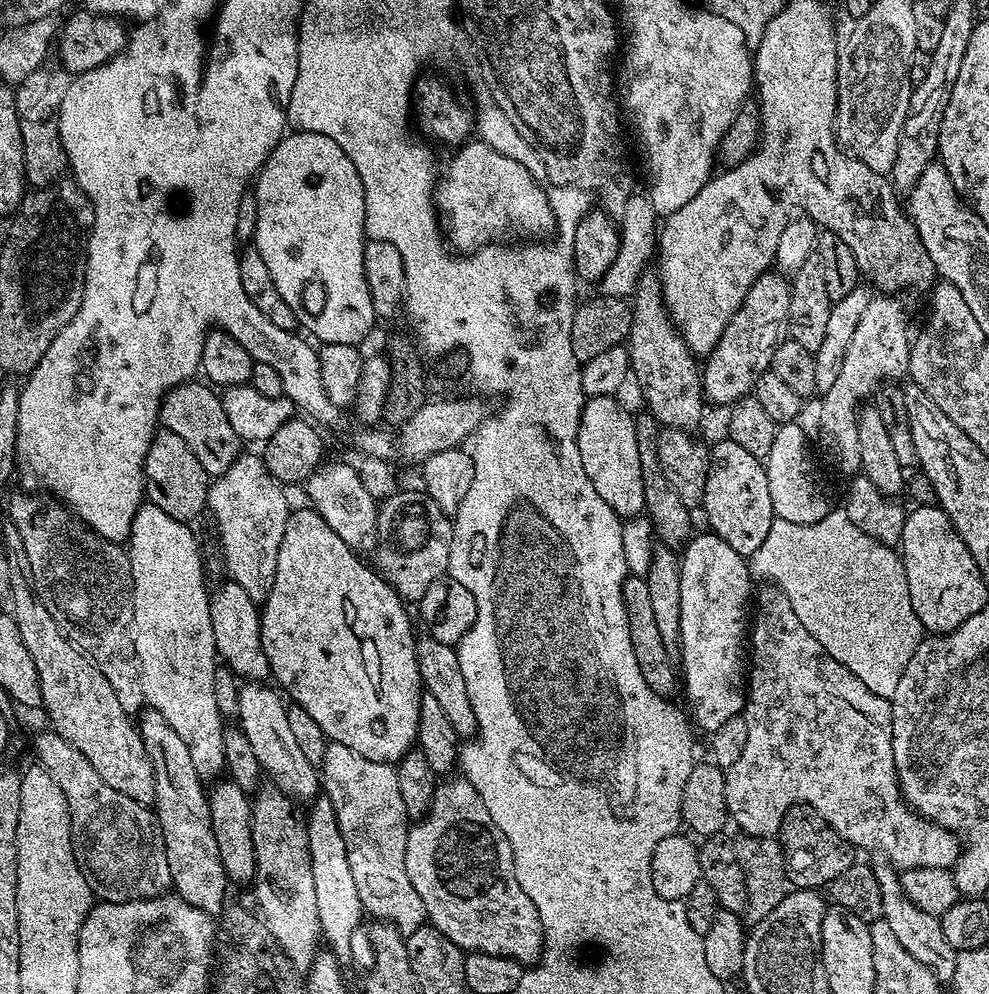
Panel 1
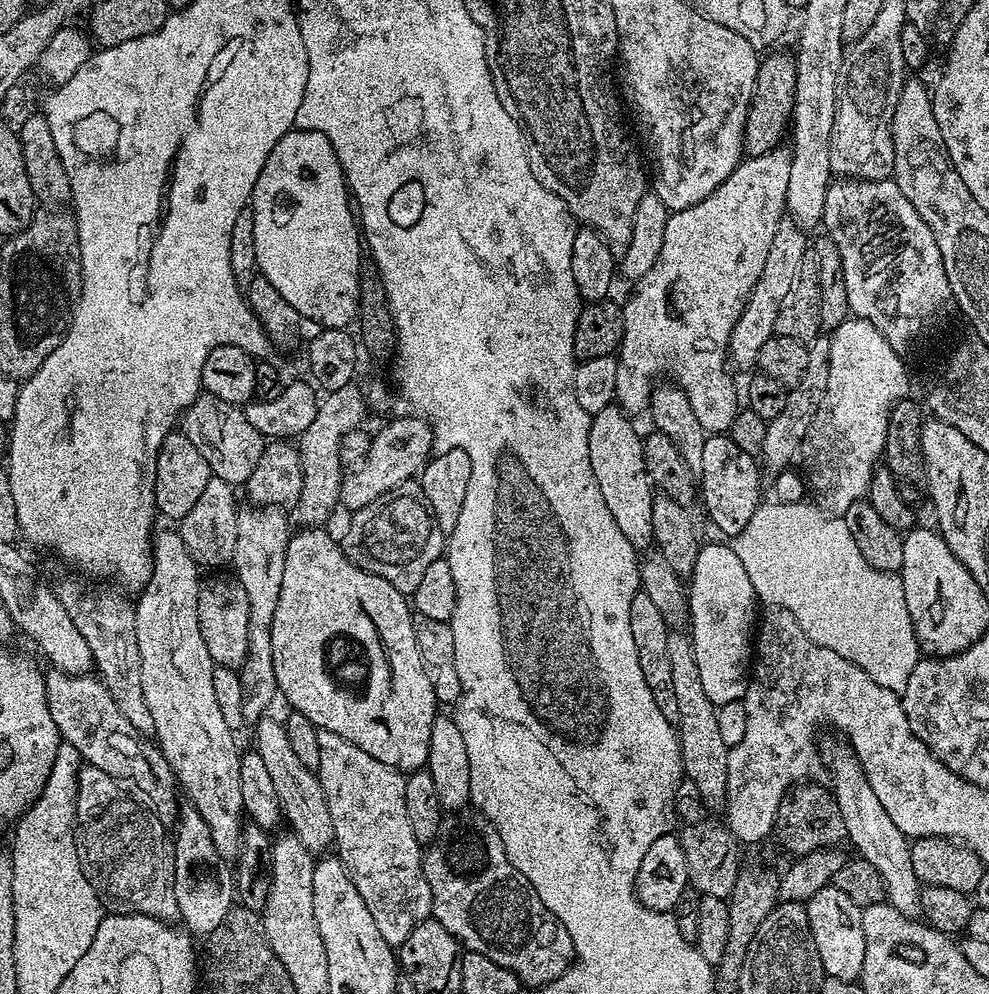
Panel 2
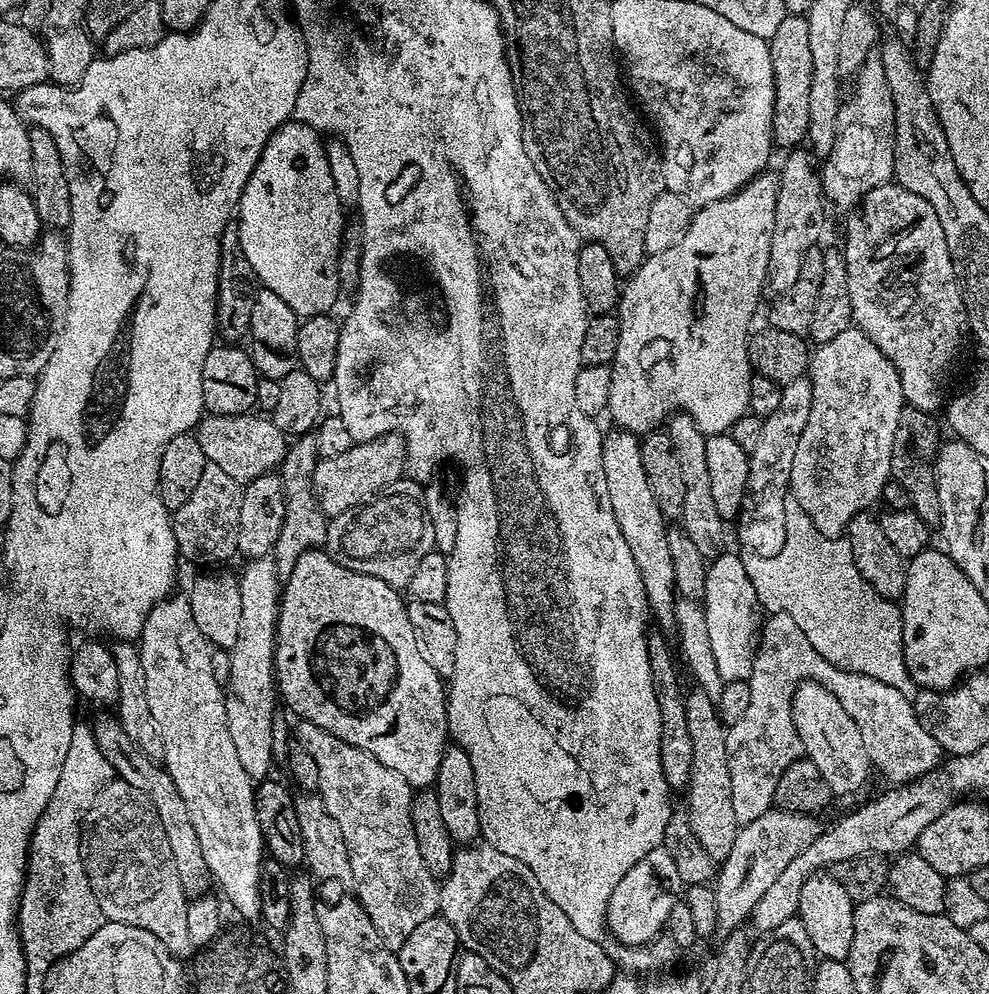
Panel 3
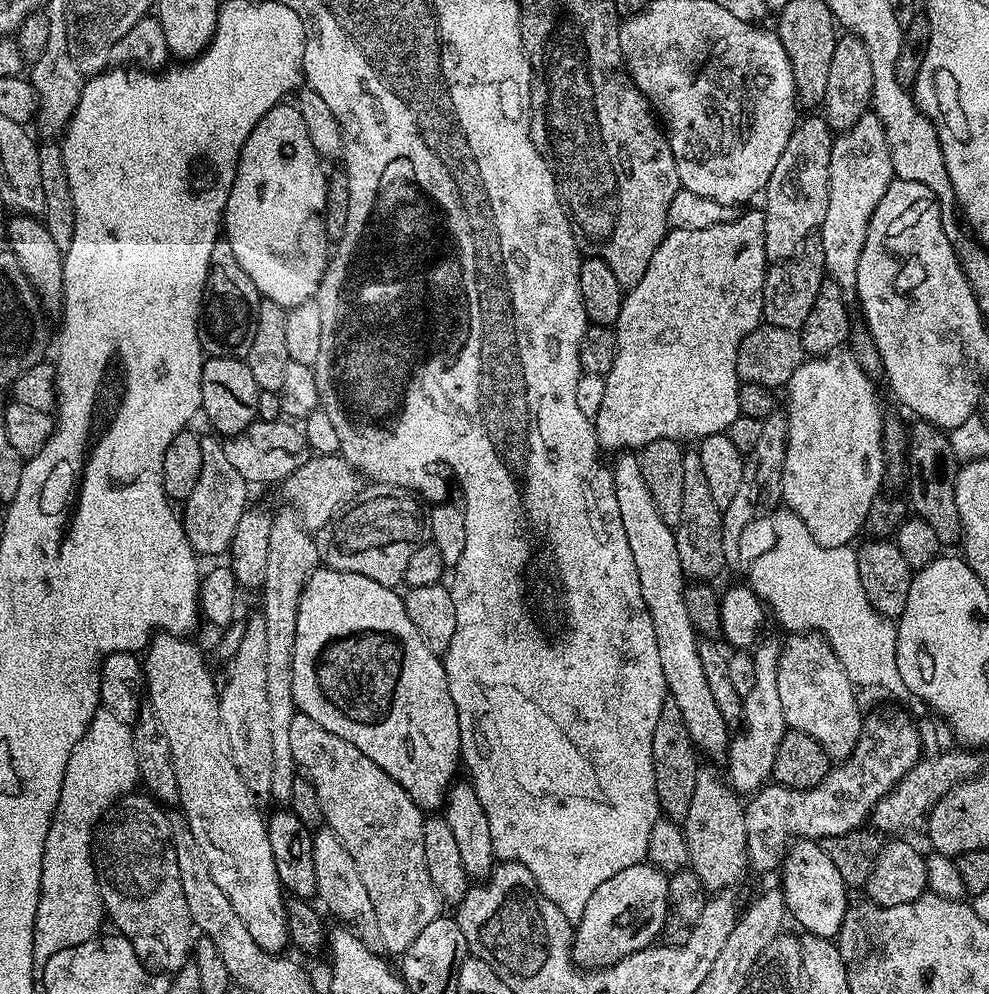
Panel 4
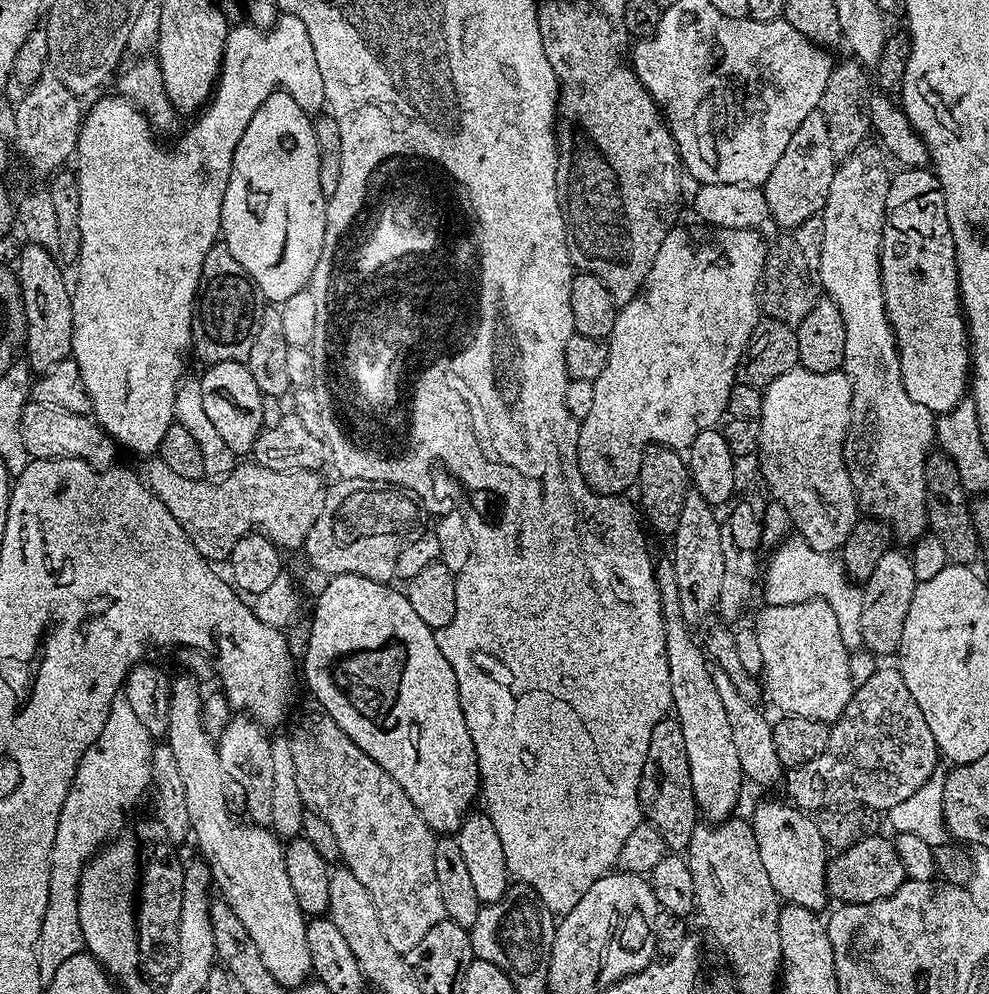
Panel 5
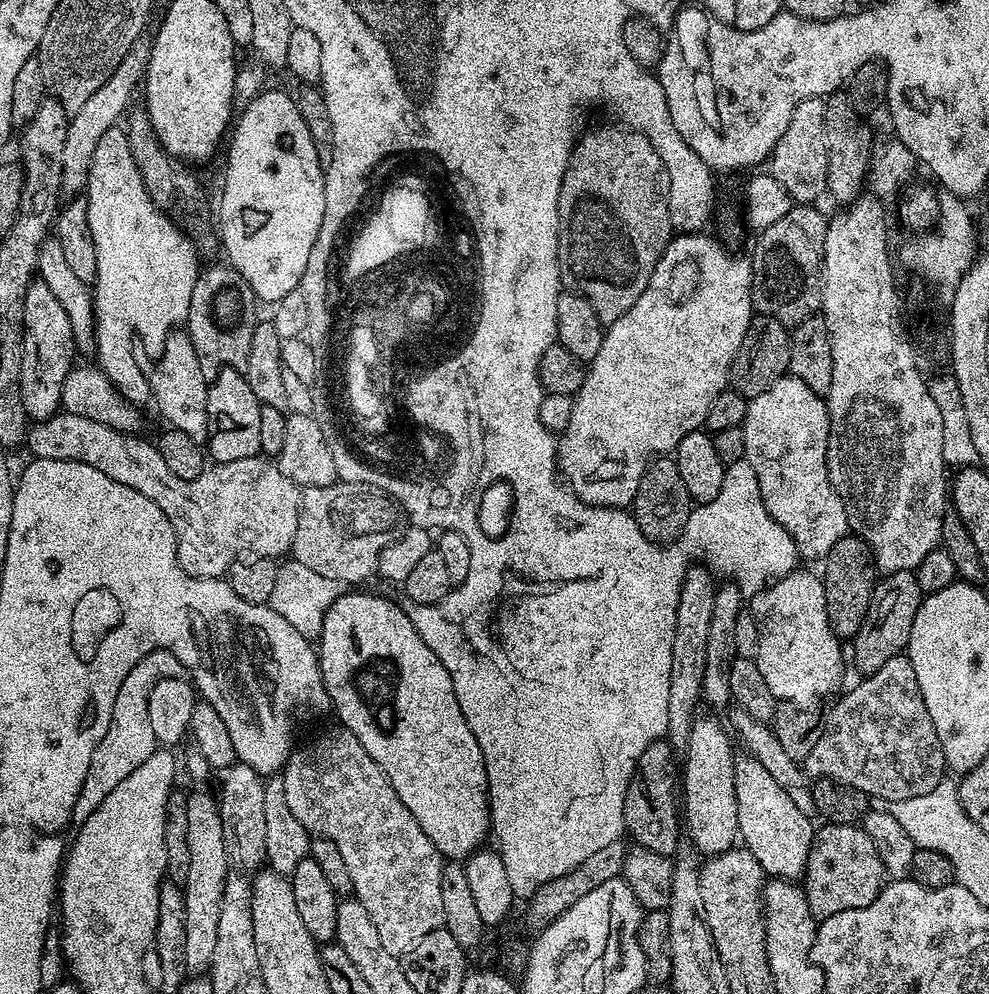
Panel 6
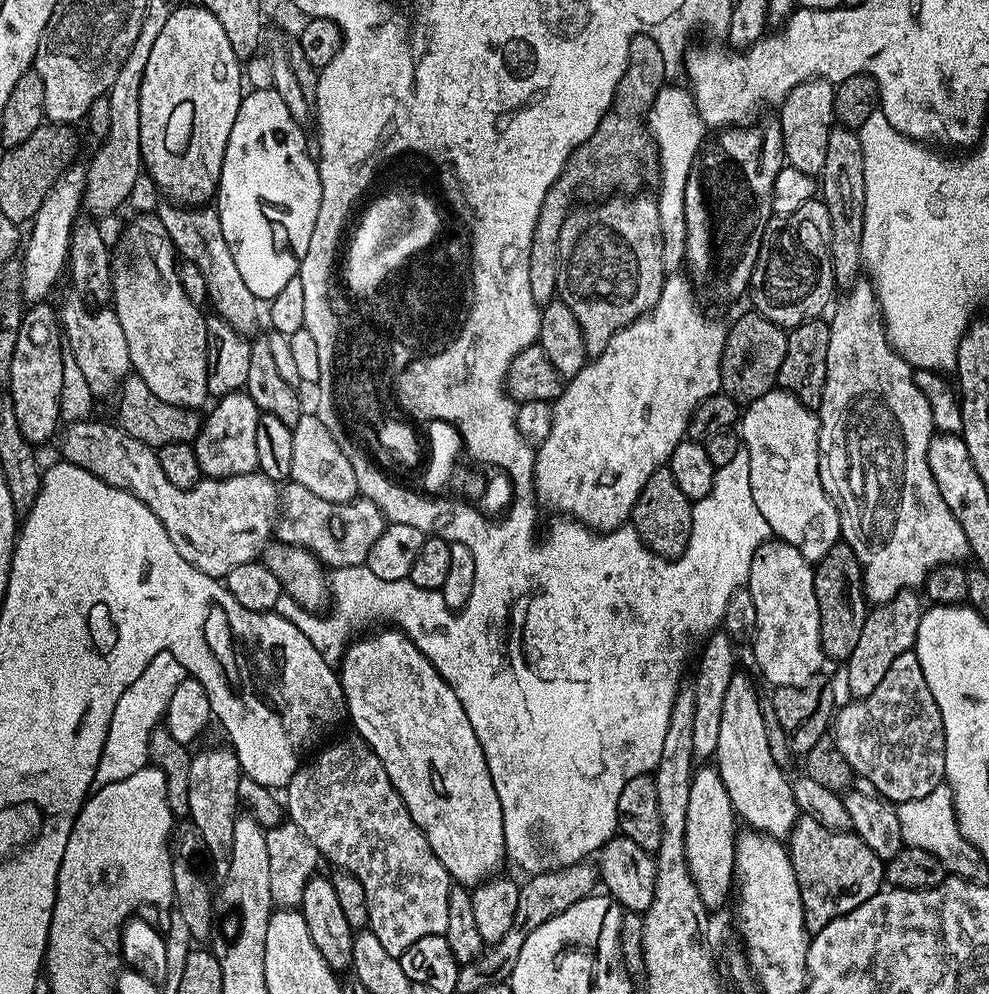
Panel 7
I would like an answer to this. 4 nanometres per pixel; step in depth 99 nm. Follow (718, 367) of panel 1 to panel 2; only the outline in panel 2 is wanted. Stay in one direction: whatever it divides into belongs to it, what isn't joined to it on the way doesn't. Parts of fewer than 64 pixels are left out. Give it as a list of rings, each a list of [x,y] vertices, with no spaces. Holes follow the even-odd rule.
[[[790,218],[780,221],[774,234],[774,242],[770,242],[770,251],[766,254],[766,266],[762,266],[762,274],[758,282],[754,282],[754,290],[734,326],[728,343],[728,354],[733,365],[748,368],[760,359],[762,346],[772,336],[776,335],[778,310],[782,310],[782,302],[786,302],[786,294],[796,284],[796,279],[802,266],[802,258],[810,251],[810,240],[807,240],[805,229]]]

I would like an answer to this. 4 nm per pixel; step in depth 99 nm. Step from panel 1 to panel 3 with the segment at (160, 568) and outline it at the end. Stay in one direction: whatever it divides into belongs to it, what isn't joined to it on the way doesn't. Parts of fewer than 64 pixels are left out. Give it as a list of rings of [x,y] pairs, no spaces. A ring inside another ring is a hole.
[[[173,594],[150,610],[138,647],[150,714],[154,714],[162,734],[162,767],[174,778],[174,786],[178,786],[178,794],[186,802],[190,822],[194,822],[198,842],[202,842],[206,866],[210,866],[213,881],[224,891],[223,899],[236,907],[242,919],[259,921],[260,868],[266,849],[254,810],[256,789],[234,751],[222,680],[216,677],[212,665],[214,648],[198,630],[187,595]]]

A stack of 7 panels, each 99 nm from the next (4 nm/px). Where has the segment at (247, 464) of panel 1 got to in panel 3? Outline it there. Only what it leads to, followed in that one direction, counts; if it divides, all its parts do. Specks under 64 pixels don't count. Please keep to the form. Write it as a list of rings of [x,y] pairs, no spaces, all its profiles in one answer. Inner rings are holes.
[[[265,558],[263,560],[248,560],[245,563],[244,573],[239,573],[239,580],[242,594],[242,614],[239,615],[239,629],[238,638],[235,639],[234,644],[228,656],[228,680],[226,676],[226,687],[224,688],[224,705],[226,706],[226,718],[230,726],[230,739],[234,741],[234,751],[238,753],[238,762],[242,762],[242,770],[246,770],[246,774],[250,774],[250,778],[254,782],[259,782],[269,775],[268,772],[274,763],[272,754],[272,722],[277,719],[278,712],[276,712],[276,704],[278,705],[278,685],[276,682],[276,623],[280,617],[280,593],[282,591],[282,577],[276,572],[276,561],[272,558]]]

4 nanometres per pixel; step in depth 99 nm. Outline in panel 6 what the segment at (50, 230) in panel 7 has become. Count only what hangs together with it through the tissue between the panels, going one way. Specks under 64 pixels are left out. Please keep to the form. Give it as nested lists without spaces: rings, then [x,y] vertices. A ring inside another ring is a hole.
[[[147,35],[139,36],[134,42],[134,46],[130,46],[126,58],[122,58],[122,62],[118,62],[118,70],[114,70],[114,74],[110,74],[110,78],[106,82],[102,82],[102,86],[98,86],[98,90],[94,90],[94,94],[90,94],[89,100],[82,105],[82,110],[71,113],[66,130],[66,143],[62,146],[61,193],[80,194],[87,189],[94,150],[98,150],[98,142],[102,142],[102,134],[117,127],[129,109],[130,103],[128,104],[128,102],[132,96],[132,87],[135,84],[137,87],[143,81],[144,71],[148,69],[150,62],[151,49],[151,39]]]

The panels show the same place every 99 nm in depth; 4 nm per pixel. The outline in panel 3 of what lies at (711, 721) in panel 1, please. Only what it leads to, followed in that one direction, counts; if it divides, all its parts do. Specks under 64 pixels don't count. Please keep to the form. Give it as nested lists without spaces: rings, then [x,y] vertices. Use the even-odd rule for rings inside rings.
[[[728,550],[709,563],[706,574],[706,590],[702,601],[706,614],[706,631],[718,674],[725,682],[748,681],[756,657],[756,641],[760,639],[760,599],[758,594],[754,594],[754,582],[750,582],[750,574],[746,574],[744,562],[743,555],[735,556]]]

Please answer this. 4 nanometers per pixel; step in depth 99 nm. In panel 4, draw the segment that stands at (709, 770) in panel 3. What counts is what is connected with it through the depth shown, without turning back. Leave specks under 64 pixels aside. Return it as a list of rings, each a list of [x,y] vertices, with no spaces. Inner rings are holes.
[[[697,771],[694,798],[690,798],[690,810],[686,810],[682,821],[690,871],[712,894],[735,889],[735,884],[750,872],[745,805],[741,797],[723,779],[720,780],[716,780],[712,772]]]

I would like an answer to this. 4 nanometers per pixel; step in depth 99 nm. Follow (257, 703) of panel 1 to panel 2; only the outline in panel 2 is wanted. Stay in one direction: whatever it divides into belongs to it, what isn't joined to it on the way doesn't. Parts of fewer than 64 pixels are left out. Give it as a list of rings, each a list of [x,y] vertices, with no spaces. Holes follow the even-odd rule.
[[[261,718],[255,721],[256,744],[254,751],[262,754],[262,762],[266,765],[274,787],[278,789],[278,798],[284,803],[284,820],[289,824],[291,835],[306,846],[306,850],[313,854],[324,854],[333,847],[334,818],[330,818],[330,806],[326,806],[326,794],[320,785],[317,773],[302,766],[301,760],[294,754],[290,746],[290,738],[286,738],[286,730],[279,719],[268,720]]]

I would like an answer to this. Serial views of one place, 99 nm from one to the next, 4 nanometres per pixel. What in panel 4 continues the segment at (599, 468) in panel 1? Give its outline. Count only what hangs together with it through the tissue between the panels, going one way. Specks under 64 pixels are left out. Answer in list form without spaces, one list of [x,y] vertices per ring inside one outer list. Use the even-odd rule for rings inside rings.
[[[624,450],[617,456],[620,457],[617,458],[616,464],[611,465],[614,498],[618,498],[618,510],[622,514],[622,530],[626,530],[626,543],[630,546],[630,554],[634,554],[634,570],[638,570],[638,586],[642,586],[642,602],[646,602],[646,610],[650,610],[650,622],[654,622],[654,639],[658,641],[658,662],[662,662],[662,674],[666,678],[668,696],[674,702],[674,706],[682,710],[686,730],[690,732],[690,738],[697,749],[703,755],[705,752],[712,760],[723,761],[728,755],[730,725],[724,721],[722,710],[718,710],[718,702],[714,702],[714,694],[706,682],[706,673],[702,670],[700,640],[694,622],[690,622],[690,613],[686,610],[684,597],[686,577],[682,570],[682,558],[678,558],[678,542],[673,525],[662,522],[658,506],[654,506],[654,498],[650,498],[650,490],[646,490],[639,455]]]

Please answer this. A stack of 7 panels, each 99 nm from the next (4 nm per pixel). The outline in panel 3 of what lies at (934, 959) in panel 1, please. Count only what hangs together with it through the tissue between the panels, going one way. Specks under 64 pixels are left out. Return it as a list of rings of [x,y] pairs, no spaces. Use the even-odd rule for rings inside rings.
[[[805,682],[796,687],[796,693],[792,696],[792,717],[803,755],[818,766],[818,774],[826,778],[826,786],[830,786],[833,797],[854,795],[868,780],[870,761],[862,734],[858,734],[854,718],[842,710],[842,702],[838,702],[826,686]]]

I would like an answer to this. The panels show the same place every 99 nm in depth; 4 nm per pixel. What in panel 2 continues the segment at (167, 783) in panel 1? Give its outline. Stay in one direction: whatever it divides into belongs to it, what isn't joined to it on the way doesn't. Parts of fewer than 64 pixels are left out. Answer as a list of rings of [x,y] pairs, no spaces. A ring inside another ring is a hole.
[[[187,802],[180,806],[180,814],[174,825],[174,843],[174,898],[178,902],[179,919],[184,920],[183,927],[193,937],[203,938],[211,934],[234,907],[234,872],[229,861],[218,854],[214,838],[210,838],[210,826],[206,826],[202,814],[198,814],[195,806]]]

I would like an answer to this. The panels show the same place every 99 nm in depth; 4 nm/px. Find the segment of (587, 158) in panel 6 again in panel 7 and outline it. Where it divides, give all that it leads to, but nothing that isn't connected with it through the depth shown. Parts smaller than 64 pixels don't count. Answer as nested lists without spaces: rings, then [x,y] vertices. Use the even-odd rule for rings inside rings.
[[[612,194],[607,198],[601,199],[604,200],[601,204],[588,204],[585,208],[580,208],[580,206],[573,207],[572,211],[568,213],[568,216],[564,220],[564,229],[560,231],[560,275],[556,277],[558,298],[566,306],[570,306],[570,310],[574,310],[574,316],[578,318],[578,324],[582,326],[586,350],[588,351],[589,357],[592,358],[599,356],[602,350],[606,350],[610,338],[614,338],[614,334],[618,330],[622,330],[630,322],[637,320],[638,317],[645,316],[655,306],[658,298],[662,294],[662,286],[666,279],[662,262],[663,240],[657,201],[652,196],[632,195],[636,194]]]

